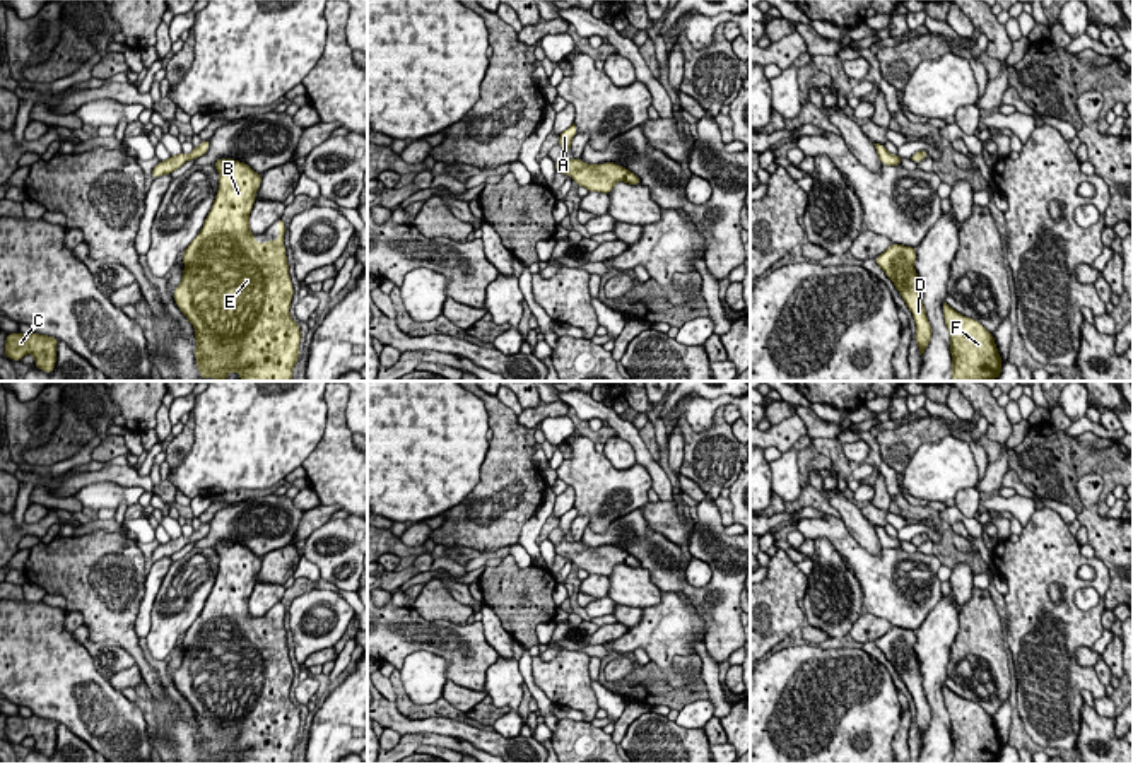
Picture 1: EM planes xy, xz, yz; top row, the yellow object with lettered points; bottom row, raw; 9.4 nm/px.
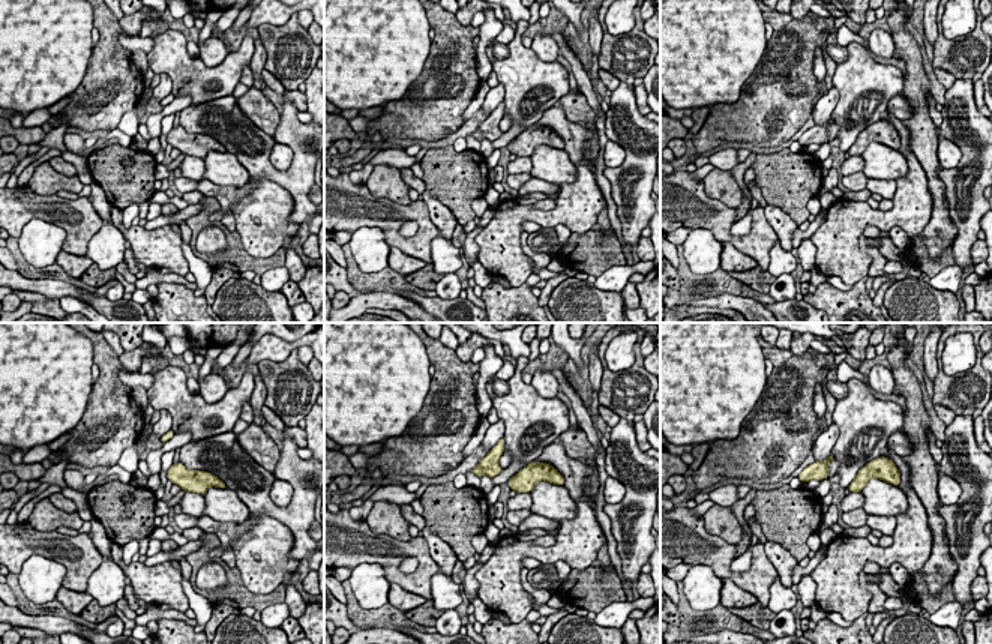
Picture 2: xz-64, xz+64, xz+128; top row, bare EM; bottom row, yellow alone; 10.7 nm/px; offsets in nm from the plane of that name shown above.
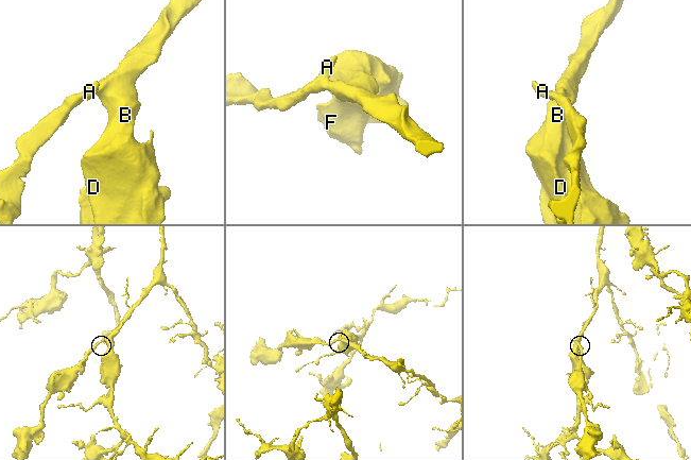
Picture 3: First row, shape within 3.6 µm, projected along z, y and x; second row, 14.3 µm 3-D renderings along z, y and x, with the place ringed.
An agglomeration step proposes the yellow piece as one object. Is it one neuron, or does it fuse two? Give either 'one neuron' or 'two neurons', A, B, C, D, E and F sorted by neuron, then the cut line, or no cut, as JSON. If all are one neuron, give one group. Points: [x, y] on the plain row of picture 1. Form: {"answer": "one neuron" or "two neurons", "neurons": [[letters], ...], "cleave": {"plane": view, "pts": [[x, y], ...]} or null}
{"answer": "one neuron", "neurons": [["A", "B", "C", "D", "E", "F"]], "cleave": null}

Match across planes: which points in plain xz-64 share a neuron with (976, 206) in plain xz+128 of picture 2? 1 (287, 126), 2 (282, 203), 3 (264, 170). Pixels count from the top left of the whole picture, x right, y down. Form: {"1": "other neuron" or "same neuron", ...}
{"1": "same neuron", "2": "other neuron", "3": "same neuron"}

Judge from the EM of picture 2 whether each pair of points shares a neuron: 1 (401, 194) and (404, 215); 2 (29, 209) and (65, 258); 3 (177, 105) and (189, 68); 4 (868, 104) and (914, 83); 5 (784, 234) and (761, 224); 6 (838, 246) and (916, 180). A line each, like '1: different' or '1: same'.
1: different
2: different
3: different
4: different
5: different
6: same

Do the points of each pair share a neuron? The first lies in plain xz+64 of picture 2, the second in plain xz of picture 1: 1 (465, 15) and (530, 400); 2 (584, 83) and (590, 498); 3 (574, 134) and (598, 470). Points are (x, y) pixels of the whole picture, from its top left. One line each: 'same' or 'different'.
1: different
2: different
3: different

